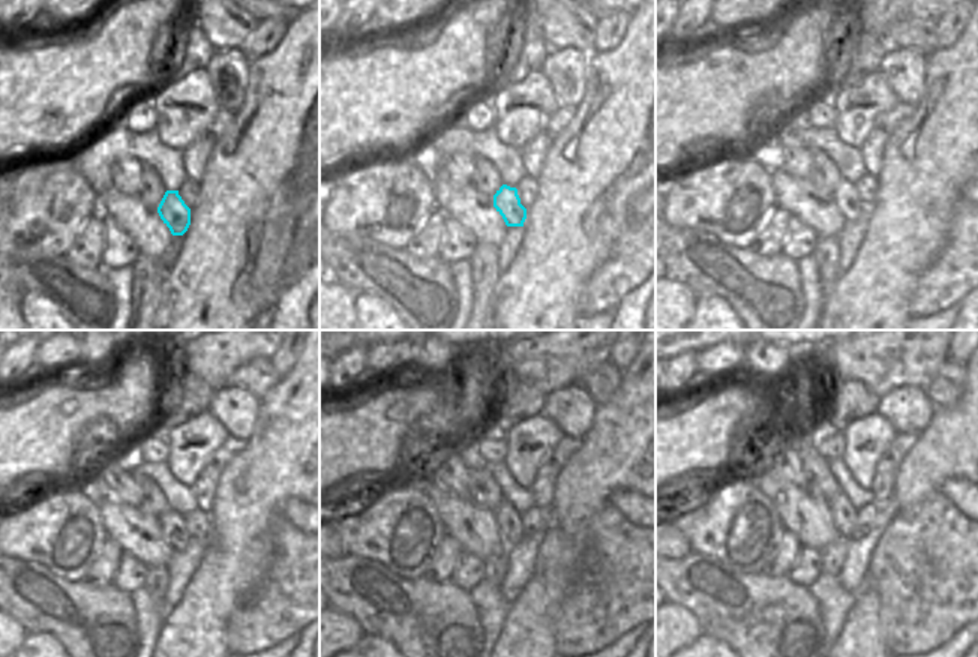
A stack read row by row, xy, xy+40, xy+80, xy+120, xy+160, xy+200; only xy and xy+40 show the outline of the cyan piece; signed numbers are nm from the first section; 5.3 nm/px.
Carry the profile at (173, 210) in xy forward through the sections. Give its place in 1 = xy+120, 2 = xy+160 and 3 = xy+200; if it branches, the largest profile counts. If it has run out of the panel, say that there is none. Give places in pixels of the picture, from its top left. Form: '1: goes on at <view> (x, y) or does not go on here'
1: goes on at xy+120 (173, 528)
2: goes on at xy+160 (509, 525)
3: goes on at xy+200 (845, 519)

